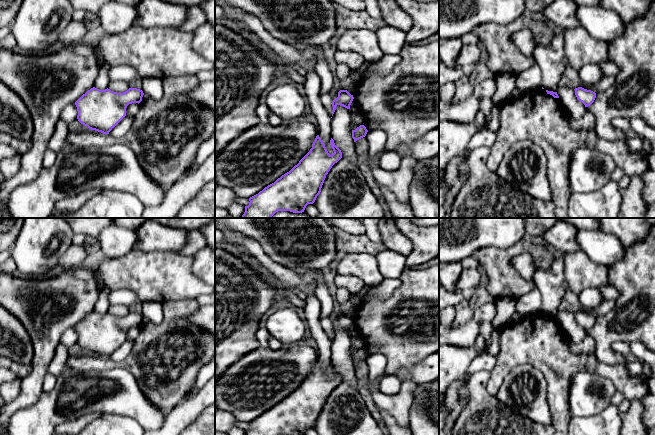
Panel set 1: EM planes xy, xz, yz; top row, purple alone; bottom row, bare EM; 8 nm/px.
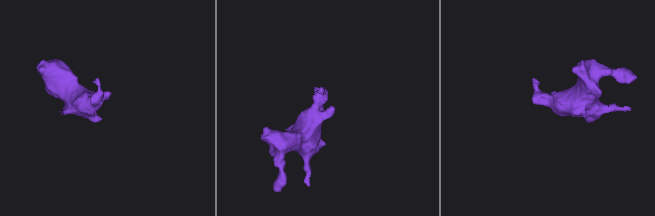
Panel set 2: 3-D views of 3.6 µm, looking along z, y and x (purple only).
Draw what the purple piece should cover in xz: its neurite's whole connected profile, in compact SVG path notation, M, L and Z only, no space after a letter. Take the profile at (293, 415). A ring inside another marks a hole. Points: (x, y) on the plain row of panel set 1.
M317 359L312 372L299 387L250 421L245 435L304 435L308 428L315 426L326 399L342 382L342 376L332 362L330 369L334 375L332 379Z

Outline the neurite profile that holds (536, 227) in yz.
M523 218L526 234L532 237L542 237L557 221L557 218Z

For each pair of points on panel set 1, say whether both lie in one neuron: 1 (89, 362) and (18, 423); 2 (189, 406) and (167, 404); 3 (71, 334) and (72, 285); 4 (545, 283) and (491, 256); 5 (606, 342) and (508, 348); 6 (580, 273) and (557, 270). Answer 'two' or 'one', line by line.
1: two
2: two
3: two
4: two
5: two
6: two

